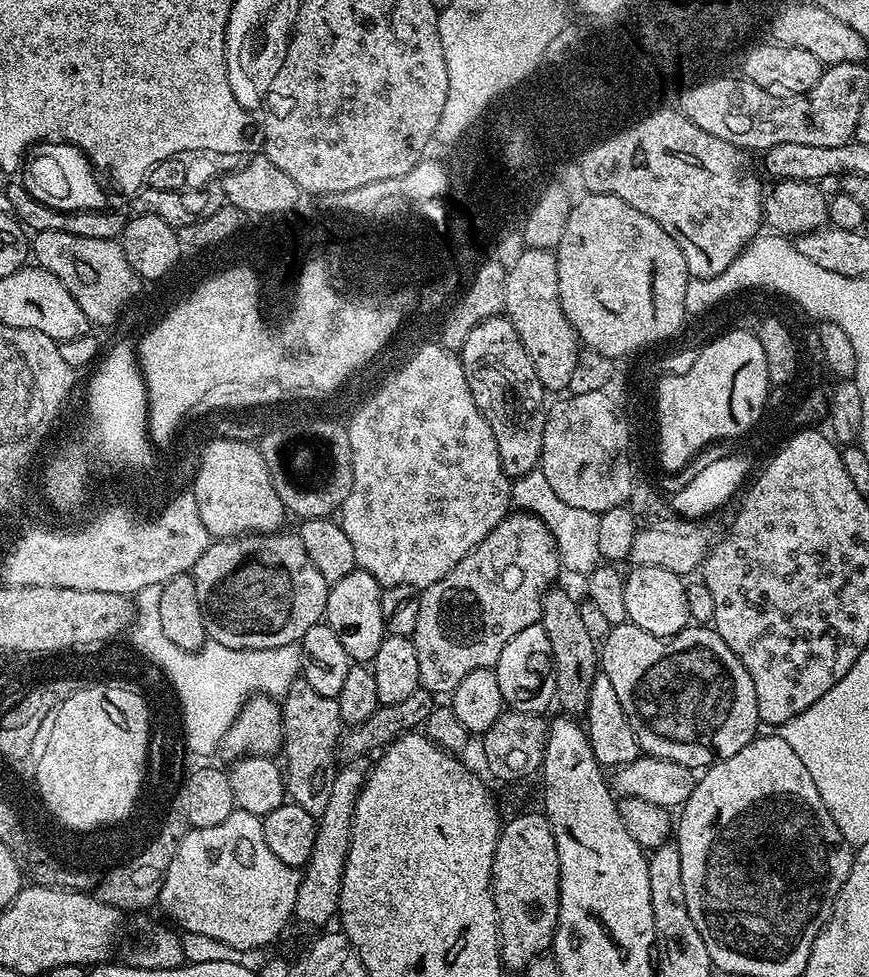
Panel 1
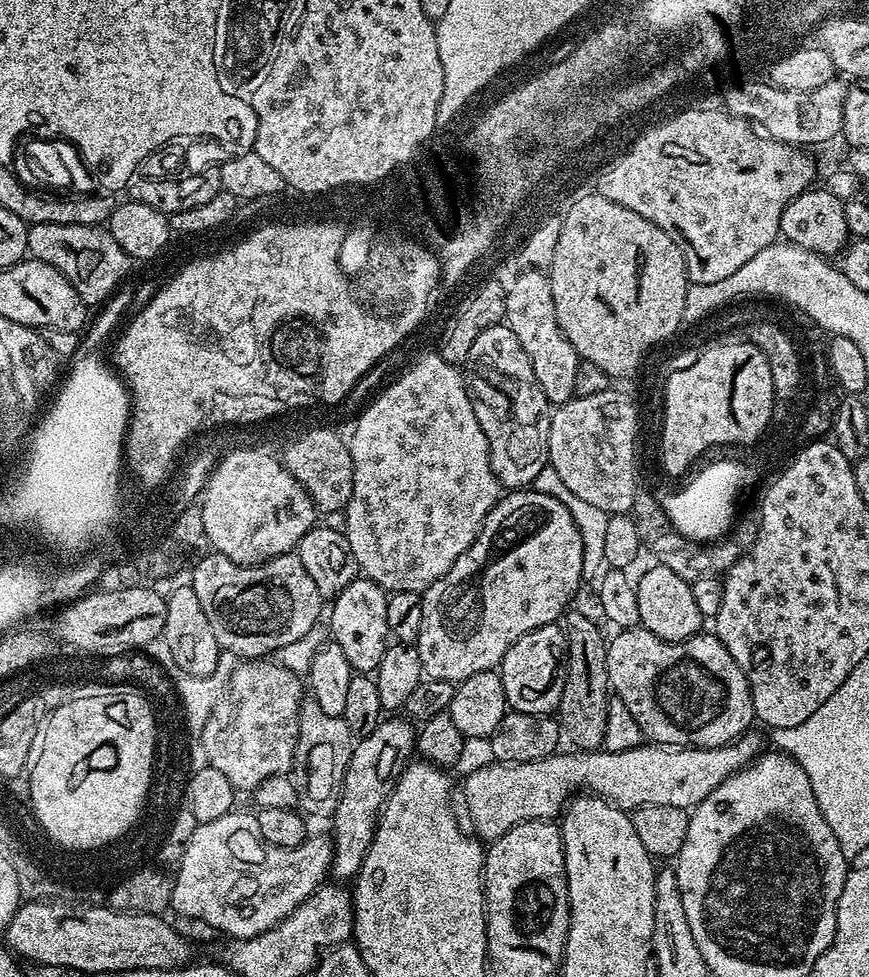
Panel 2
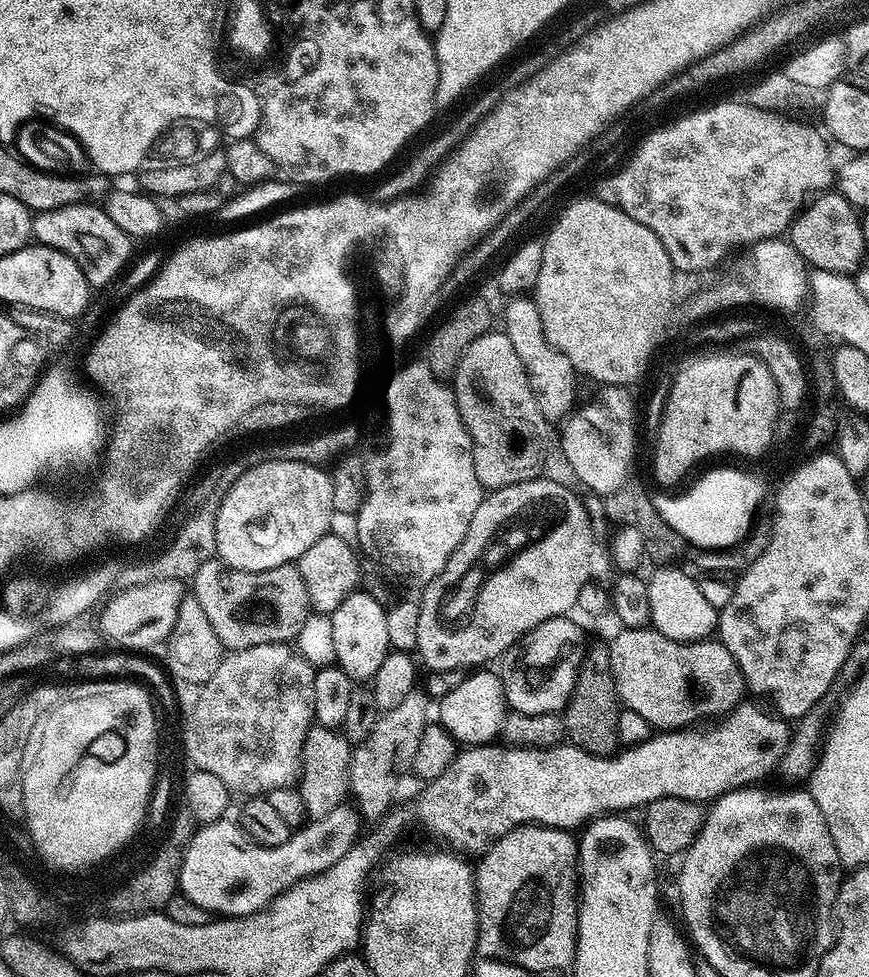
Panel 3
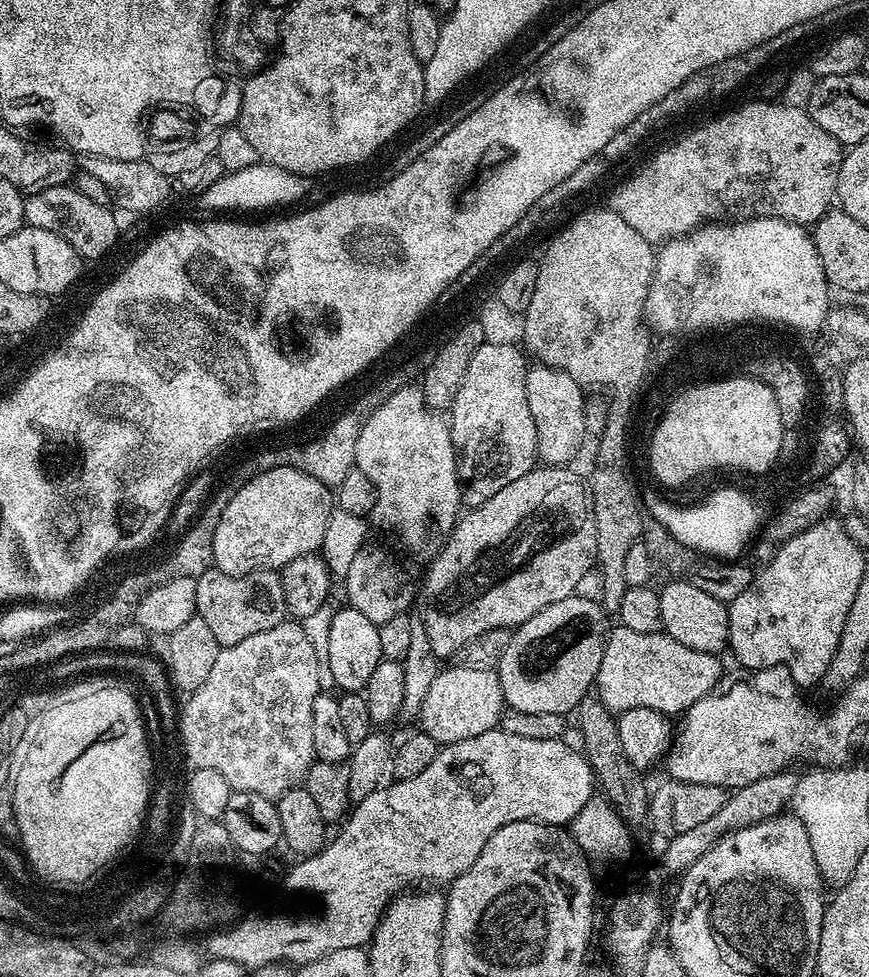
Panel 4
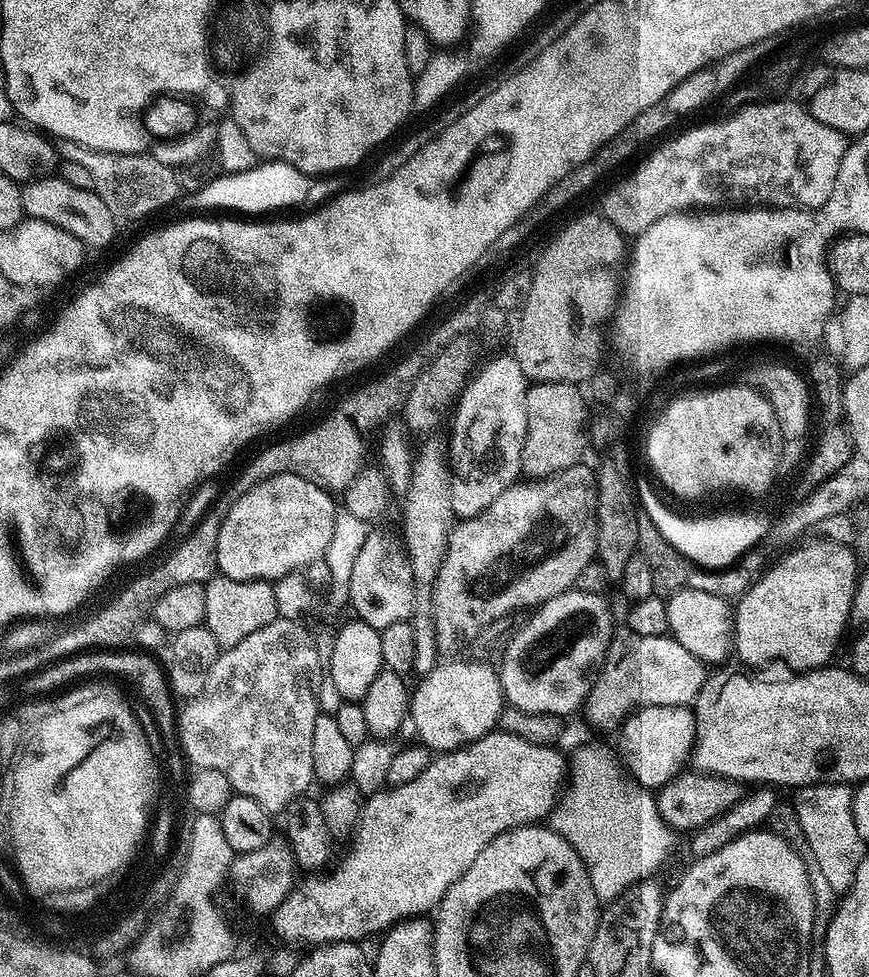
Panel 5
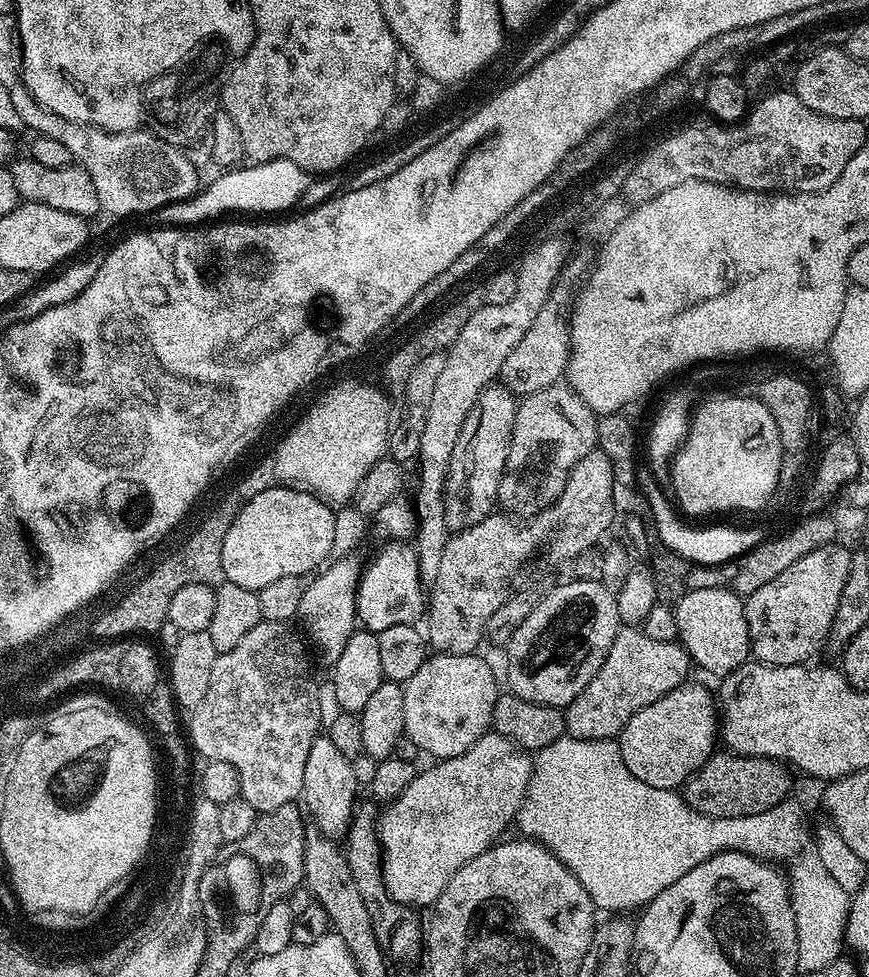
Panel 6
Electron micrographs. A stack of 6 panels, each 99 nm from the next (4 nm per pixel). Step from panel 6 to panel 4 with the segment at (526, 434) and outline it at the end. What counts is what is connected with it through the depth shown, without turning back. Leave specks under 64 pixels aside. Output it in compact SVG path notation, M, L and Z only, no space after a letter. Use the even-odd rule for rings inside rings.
M539 362L533 363L526 374L526 402L530 406L530 418L534 418L534 426L538 434L538 446L536 451L539 459L548 466L564 466L576 456L580 443L586 440L587 414L585 412L585 389L570 374L566 374L560 368L551 368Z

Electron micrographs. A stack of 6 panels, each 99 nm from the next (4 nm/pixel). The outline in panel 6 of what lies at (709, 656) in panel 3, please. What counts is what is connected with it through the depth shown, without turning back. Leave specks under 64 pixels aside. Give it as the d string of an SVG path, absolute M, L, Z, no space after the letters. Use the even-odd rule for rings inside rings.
M636 626L621 627L620 632L614 638L610 646L610 654L606 654L606 662L590 678L586 690L570 702L564 712L564 726L567 735L578 738L579 740L616 740L620 731L642 710L642 706L650 706L650 702L658 702L670 690L674 690L678 685L685 683L689 679L688 668L690 661L688 653L680 647L679 643L671 644L670 642L654 642L654 638L646 638L646 634Z

